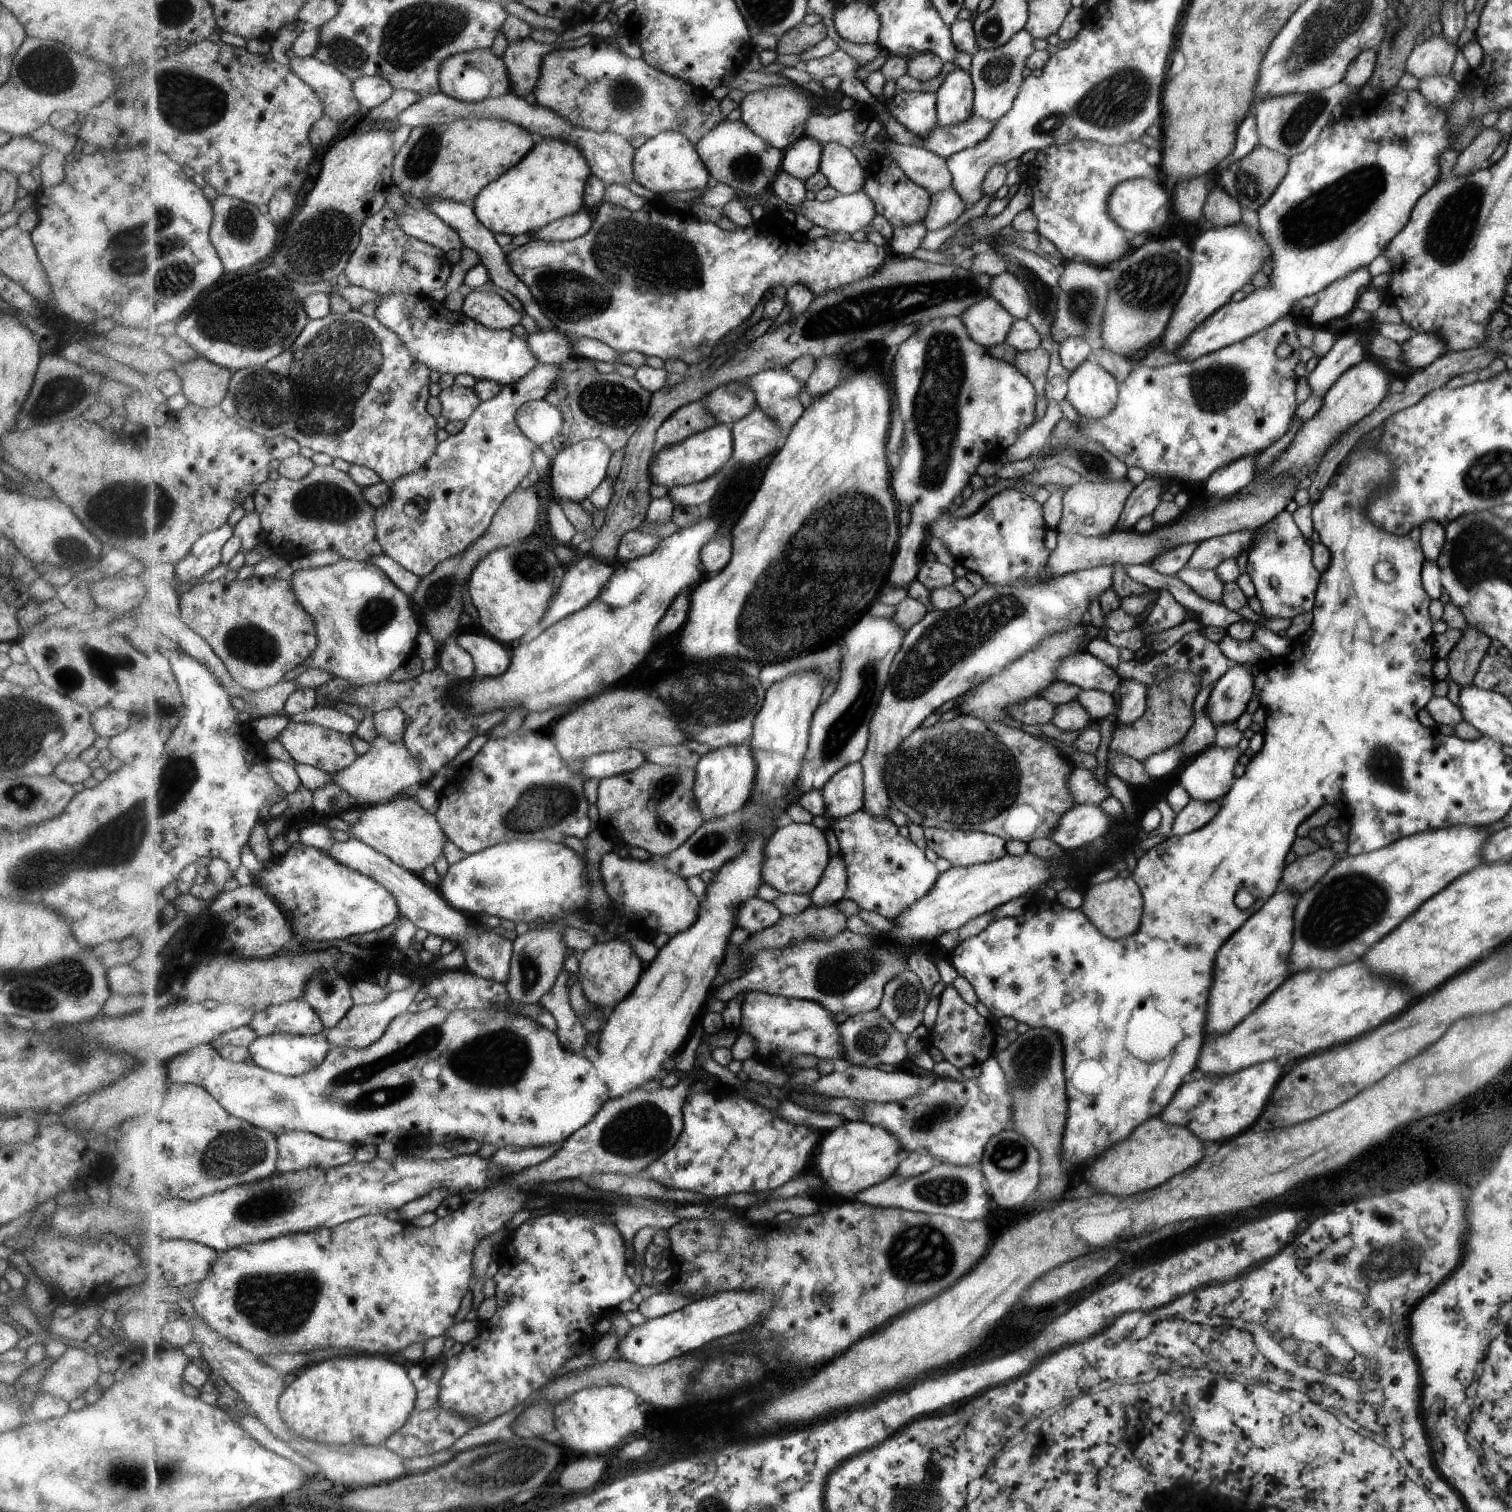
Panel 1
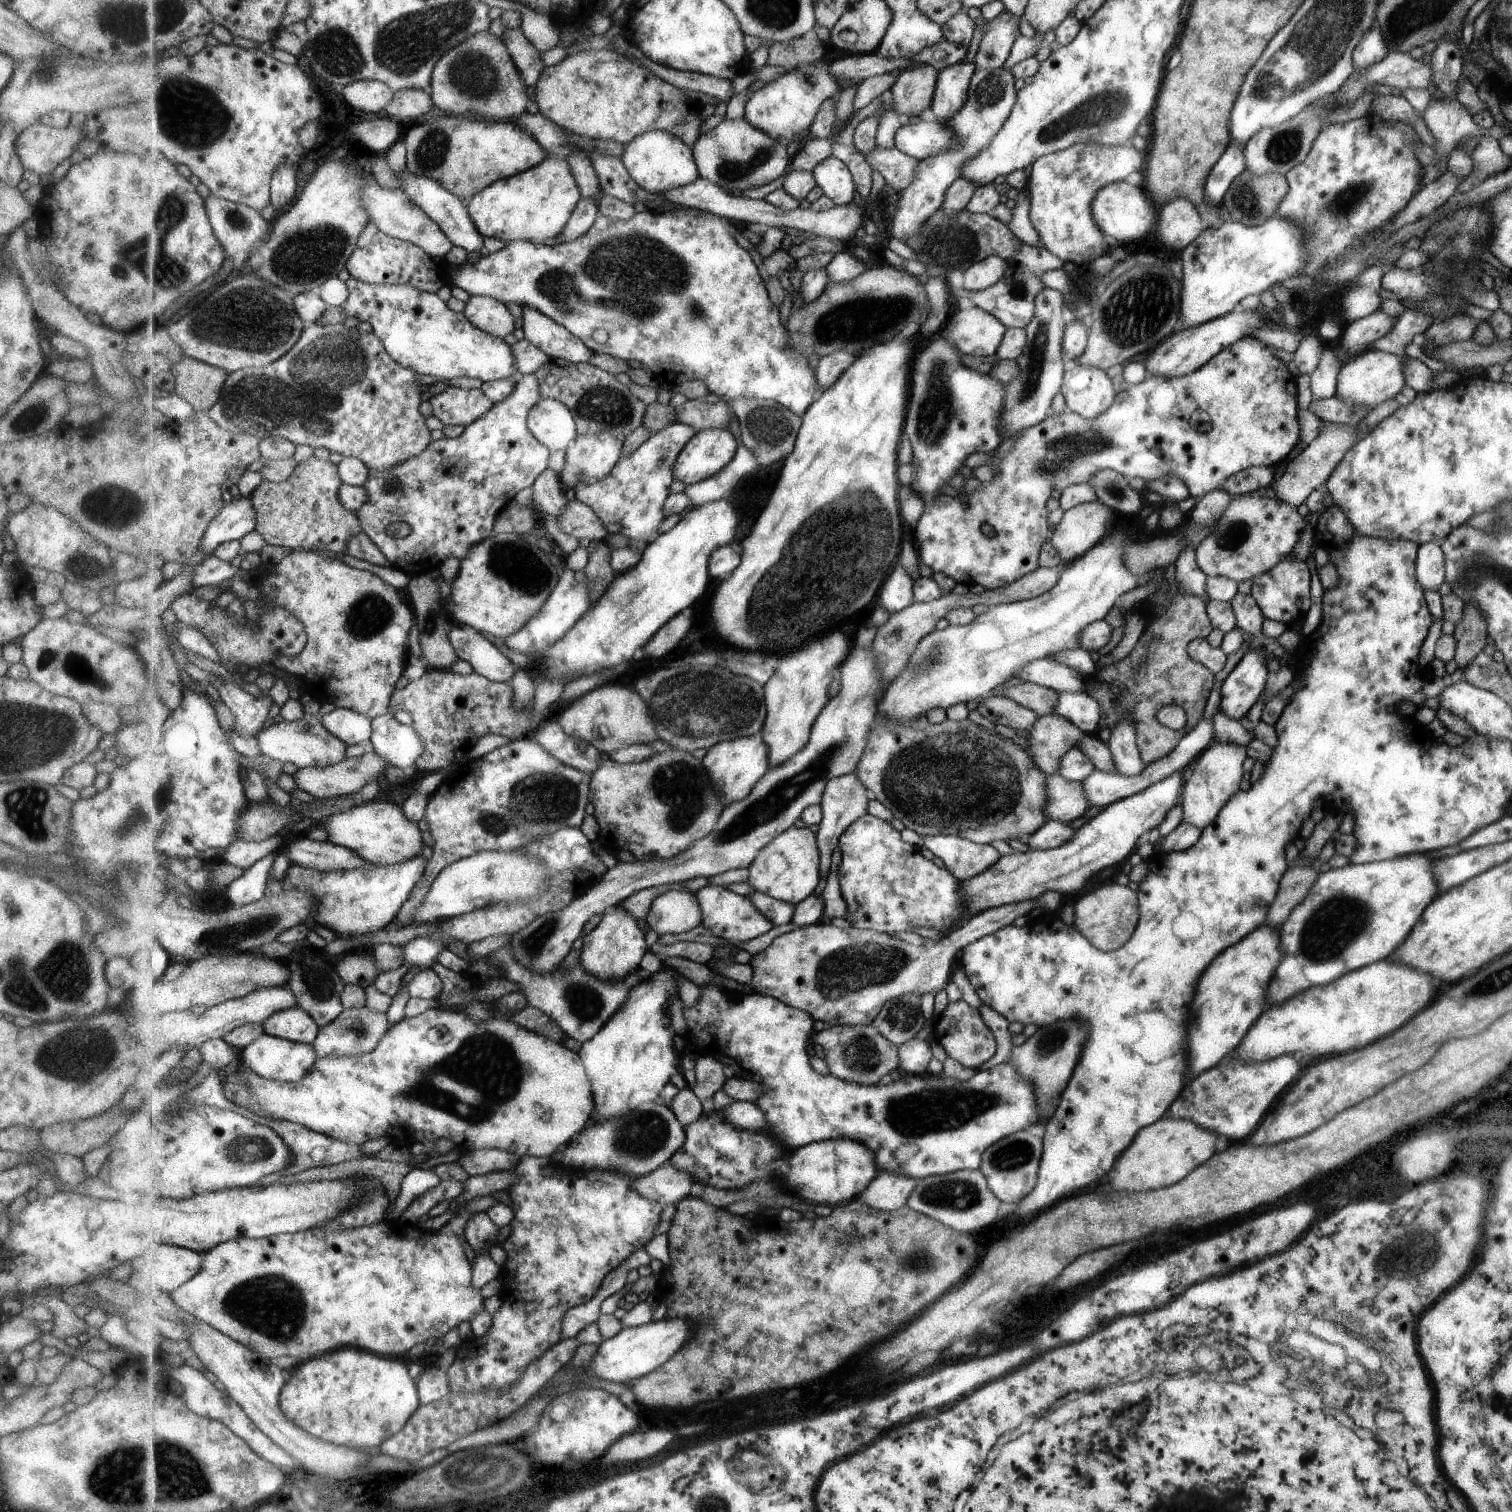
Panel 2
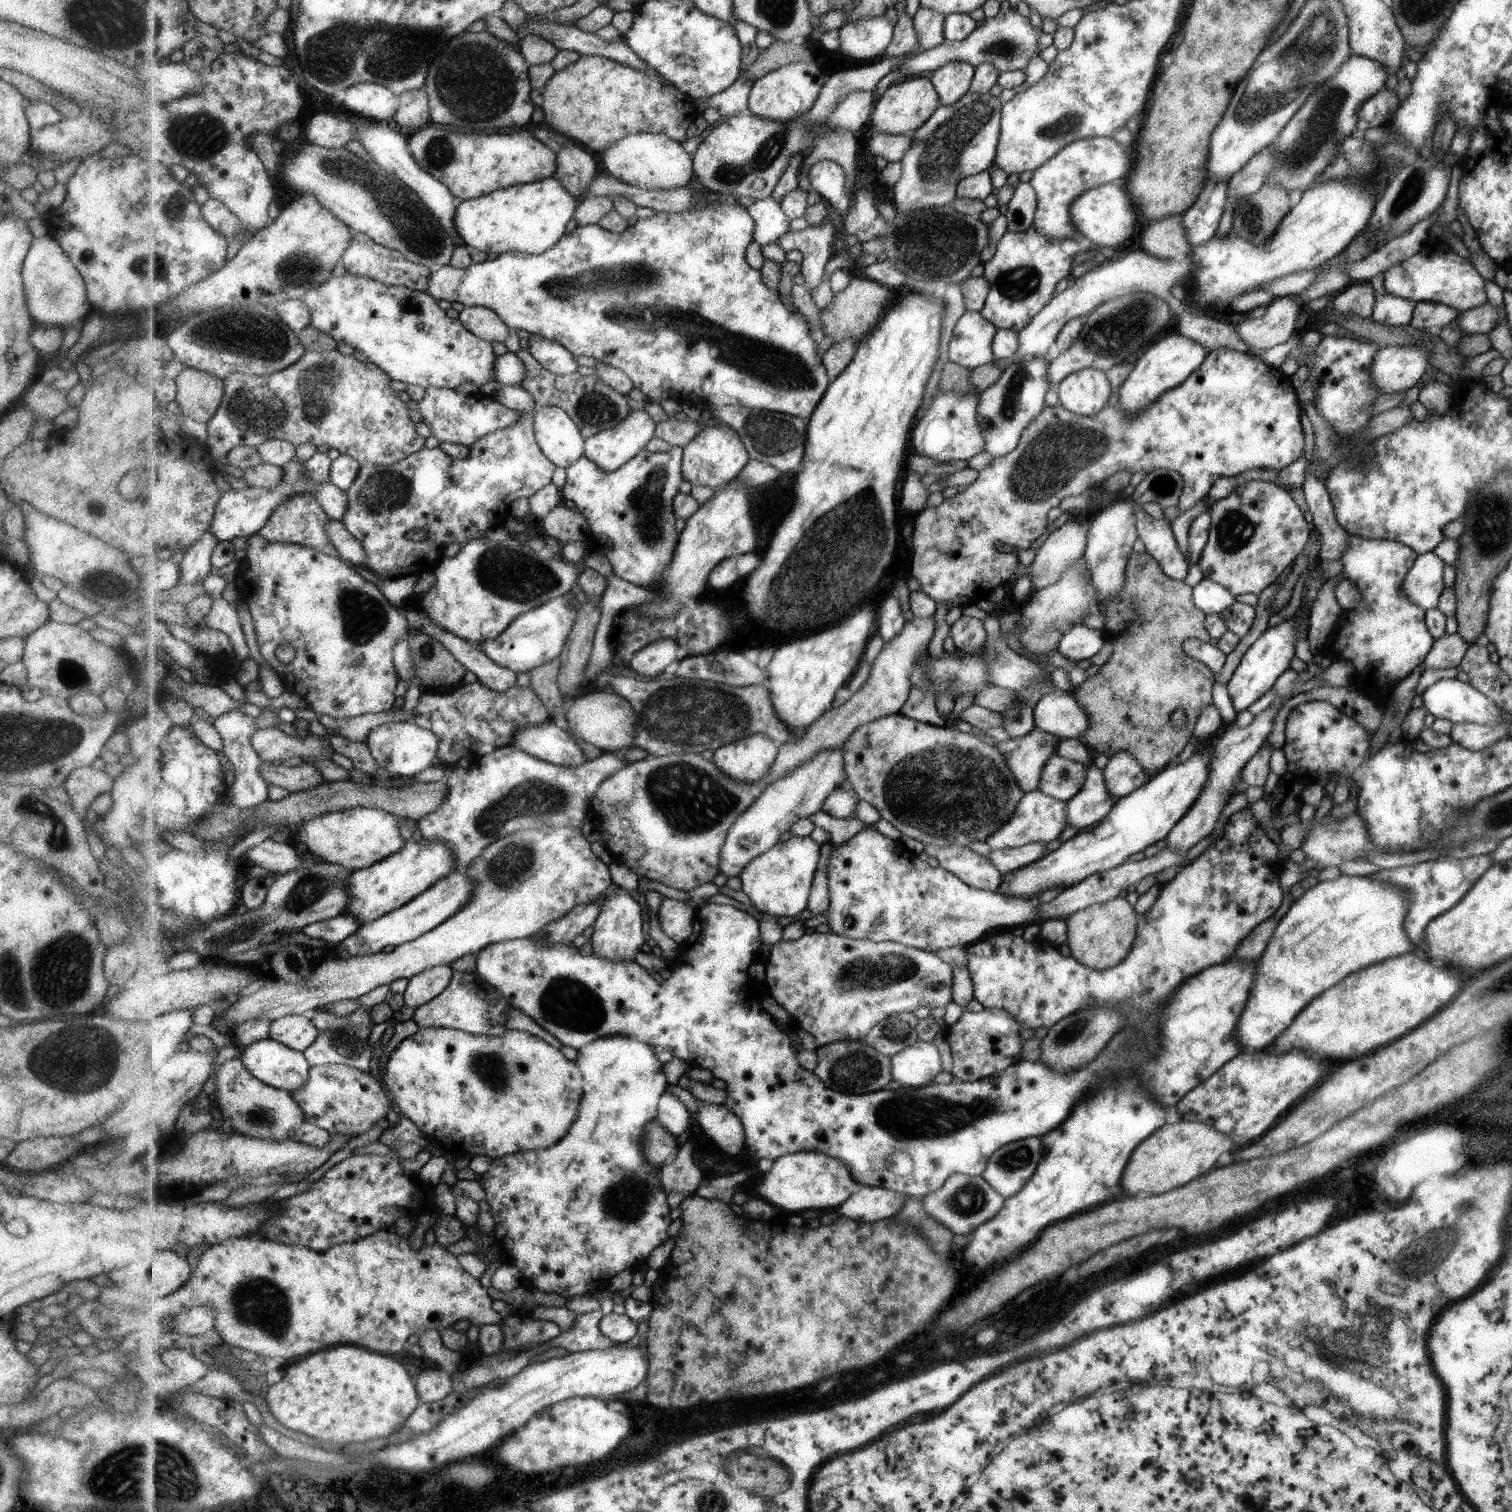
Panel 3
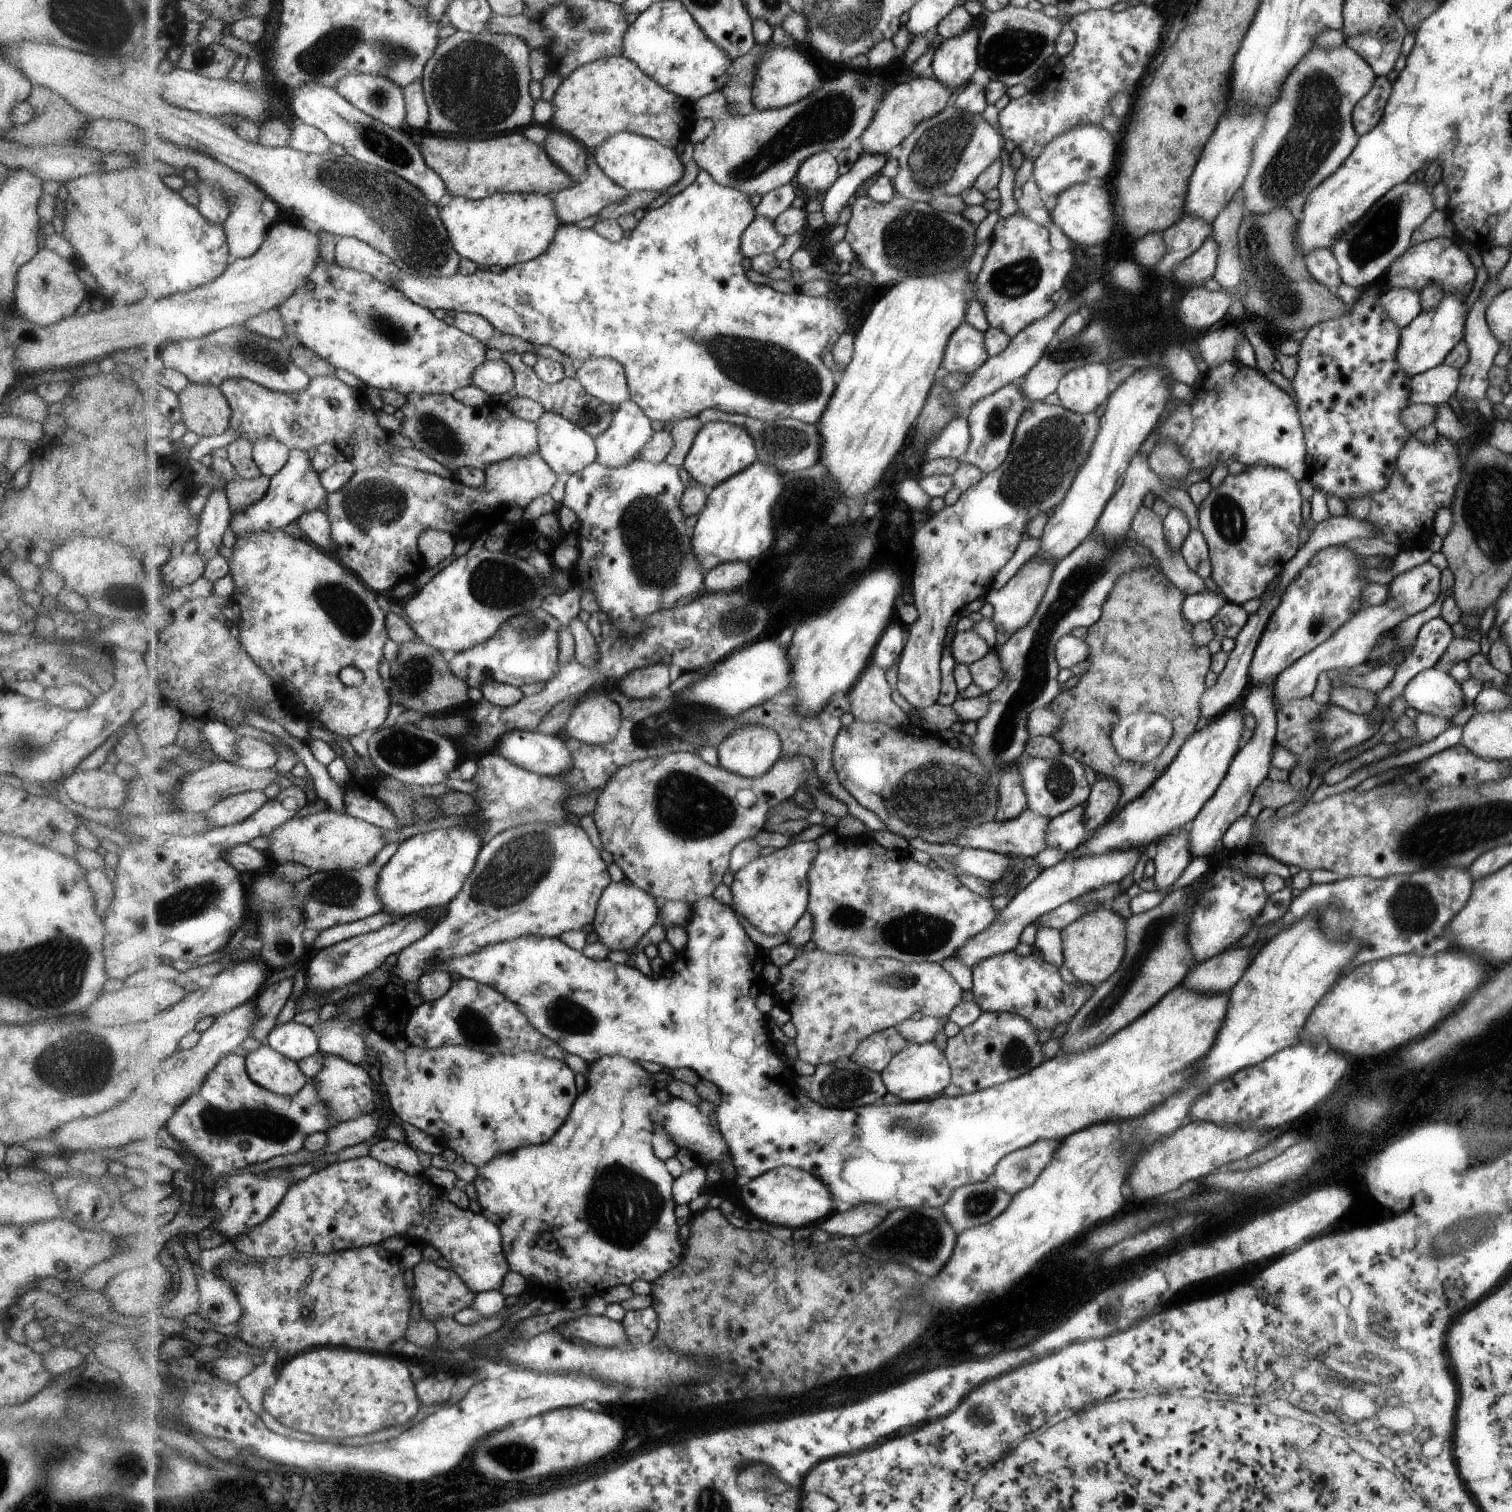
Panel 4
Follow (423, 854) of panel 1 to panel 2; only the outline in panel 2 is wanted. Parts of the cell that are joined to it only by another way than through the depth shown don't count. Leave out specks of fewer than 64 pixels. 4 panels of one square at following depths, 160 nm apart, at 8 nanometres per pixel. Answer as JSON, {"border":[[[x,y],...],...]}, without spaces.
{"border":[[[377,797],[345,812],[333,813],[318,825],[327,832],[327,841],[353,849],[368,864],[401,864],[421,855],[426,847],[423,843],[423,832],[407,816],[404,806],[395,800],[388,801]]]}

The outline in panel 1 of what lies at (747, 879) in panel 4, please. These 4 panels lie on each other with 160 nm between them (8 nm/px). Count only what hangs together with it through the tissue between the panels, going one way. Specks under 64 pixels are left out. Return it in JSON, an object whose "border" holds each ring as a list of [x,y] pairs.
{"border":[[[786,821],[779,826],[778,830],[769,838],[765,846],[765,860],[763,860],[763,882],[775,888],[780,894],[810,894],[819,886],[823,874],[835,853],[835,844],[825,829],[819,830],[815,824],[795,824]]]}

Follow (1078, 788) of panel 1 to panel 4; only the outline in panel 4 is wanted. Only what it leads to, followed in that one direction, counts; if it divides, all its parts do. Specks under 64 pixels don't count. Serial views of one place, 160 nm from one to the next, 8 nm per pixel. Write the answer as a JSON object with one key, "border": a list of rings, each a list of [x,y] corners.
{"border":[[[1025,808],[1020,812],[1015,820],[1007,820],[1007,822],[993,822],[973,826],[973,828],[965,828],[951,844],[955,844],[965,849],[981,849],[989,852],[995,852],[1001,855],[1025,856],[1026,858],[1035,857],[1040,851],[1045,849],[1045,826],[1049,820],[1045,816],[1039,816],[1035,812],[1031,812],[1029,808]]]}

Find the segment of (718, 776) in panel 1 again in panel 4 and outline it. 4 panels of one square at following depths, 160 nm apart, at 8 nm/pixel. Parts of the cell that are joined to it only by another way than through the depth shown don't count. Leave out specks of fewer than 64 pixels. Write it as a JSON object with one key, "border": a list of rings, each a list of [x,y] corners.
{"border":[[[745,722],[735,732],[729,734],[718,747],[719,765],[734,774],[745,777],[761,777],[767,774],[771,768],[782,758],[782,741],[779,732],[773,728],[767,728],[761,724],[749,724]]]}

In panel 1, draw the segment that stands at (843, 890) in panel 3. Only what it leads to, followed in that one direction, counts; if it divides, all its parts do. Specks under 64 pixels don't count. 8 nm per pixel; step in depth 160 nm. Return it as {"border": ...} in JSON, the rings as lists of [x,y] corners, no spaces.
{"border":[[[859,810],[847,818],[839,818],[833,822],[831,828],[831,838],[834,841],[835,849],[845,860],[847,864],[847,899],[855,902],[859,908],[865,911],[874,912],[883,916],[888,921],[894,921],[899,918],[901,912],[907,912],[913,908],[915,902],[923,899],[923,896],[929,896],[943,876],[943,872],[937,868],[936,862],[931,862],[925,856],[925,850],[921,850],[915,844],[914,837],[905,838],[899,832],[899,826],[889,818],[873,816],[867,810]]]}

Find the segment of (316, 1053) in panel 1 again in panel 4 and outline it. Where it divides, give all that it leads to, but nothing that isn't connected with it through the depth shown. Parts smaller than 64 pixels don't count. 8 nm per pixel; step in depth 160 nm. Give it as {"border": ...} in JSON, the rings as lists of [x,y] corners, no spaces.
{"border":[[[262,1044],[245,1058],[251,1080],[275,1094],[294,1096],[305,1088],[309,1080],[301,1072],[298,1062],[277,1052],[269,1044]]]}

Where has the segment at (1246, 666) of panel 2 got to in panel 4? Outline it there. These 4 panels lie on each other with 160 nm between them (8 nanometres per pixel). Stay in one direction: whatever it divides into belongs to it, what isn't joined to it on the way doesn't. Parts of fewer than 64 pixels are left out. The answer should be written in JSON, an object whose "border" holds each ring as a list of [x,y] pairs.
{"border":[[[1344,545],[1325,546],[1311,554],[1309,562],[1285,586],[1249,662],[1248,686],[1257,682],[1274,682],[1295,660],[1327,640],[1341,624],[1363,608],[1359,595],[1369,582],[1360,579],[1358,571],[1366,567],[1360,562],[1361,557]]]}

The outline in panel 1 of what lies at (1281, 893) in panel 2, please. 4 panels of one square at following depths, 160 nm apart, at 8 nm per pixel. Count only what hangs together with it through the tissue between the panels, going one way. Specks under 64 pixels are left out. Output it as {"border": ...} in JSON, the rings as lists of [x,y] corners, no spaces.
{"border":[[[1329,845],[1320,847],[1309,856],[1296,857],[1283,870],[1282,889],[1287,888],[1287,890],[1293,890],[1295,894],[1301,895],[1309,890],[1317,880],[1320,880],[1334,862],[1334,854]]]}

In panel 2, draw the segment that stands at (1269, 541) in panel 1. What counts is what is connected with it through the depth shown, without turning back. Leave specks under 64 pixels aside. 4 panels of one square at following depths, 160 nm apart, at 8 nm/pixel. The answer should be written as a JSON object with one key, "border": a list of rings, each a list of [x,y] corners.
{"border":[[[1287,553],[1269,571],[1262,572],[1252,578],[1250,595],[1265,618],[1275,622],[1283,622],[1289,628],[1299,629],[1303,622],[1303,614],[1311,606],[1309,578],[1311,576],[1307,574],[1307,561],[1295,561],[1291,553]]]}

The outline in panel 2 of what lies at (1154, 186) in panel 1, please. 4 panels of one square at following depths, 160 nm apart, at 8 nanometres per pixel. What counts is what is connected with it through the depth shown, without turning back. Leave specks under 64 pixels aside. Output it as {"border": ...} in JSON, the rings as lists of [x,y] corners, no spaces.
{"border":[[[1115,181],[1106,184],[1094,196],[1091,202],[1092,219],[1101,232],[1107,233],[1108,238],[1115,238],[1117,242],[1133,242],[1155,224],[1155,210],[1151,203],[1141,188]]]}

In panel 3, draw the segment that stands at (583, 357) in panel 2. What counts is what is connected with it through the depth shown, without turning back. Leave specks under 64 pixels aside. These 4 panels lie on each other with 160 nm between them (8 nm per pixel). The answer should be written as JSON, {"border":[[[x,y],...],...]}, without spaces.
{"border":[[[532,335],[527,350],[540,362],[541,366],[555,375],[568,375],[579,368],[575,355],[555,339]]]}

